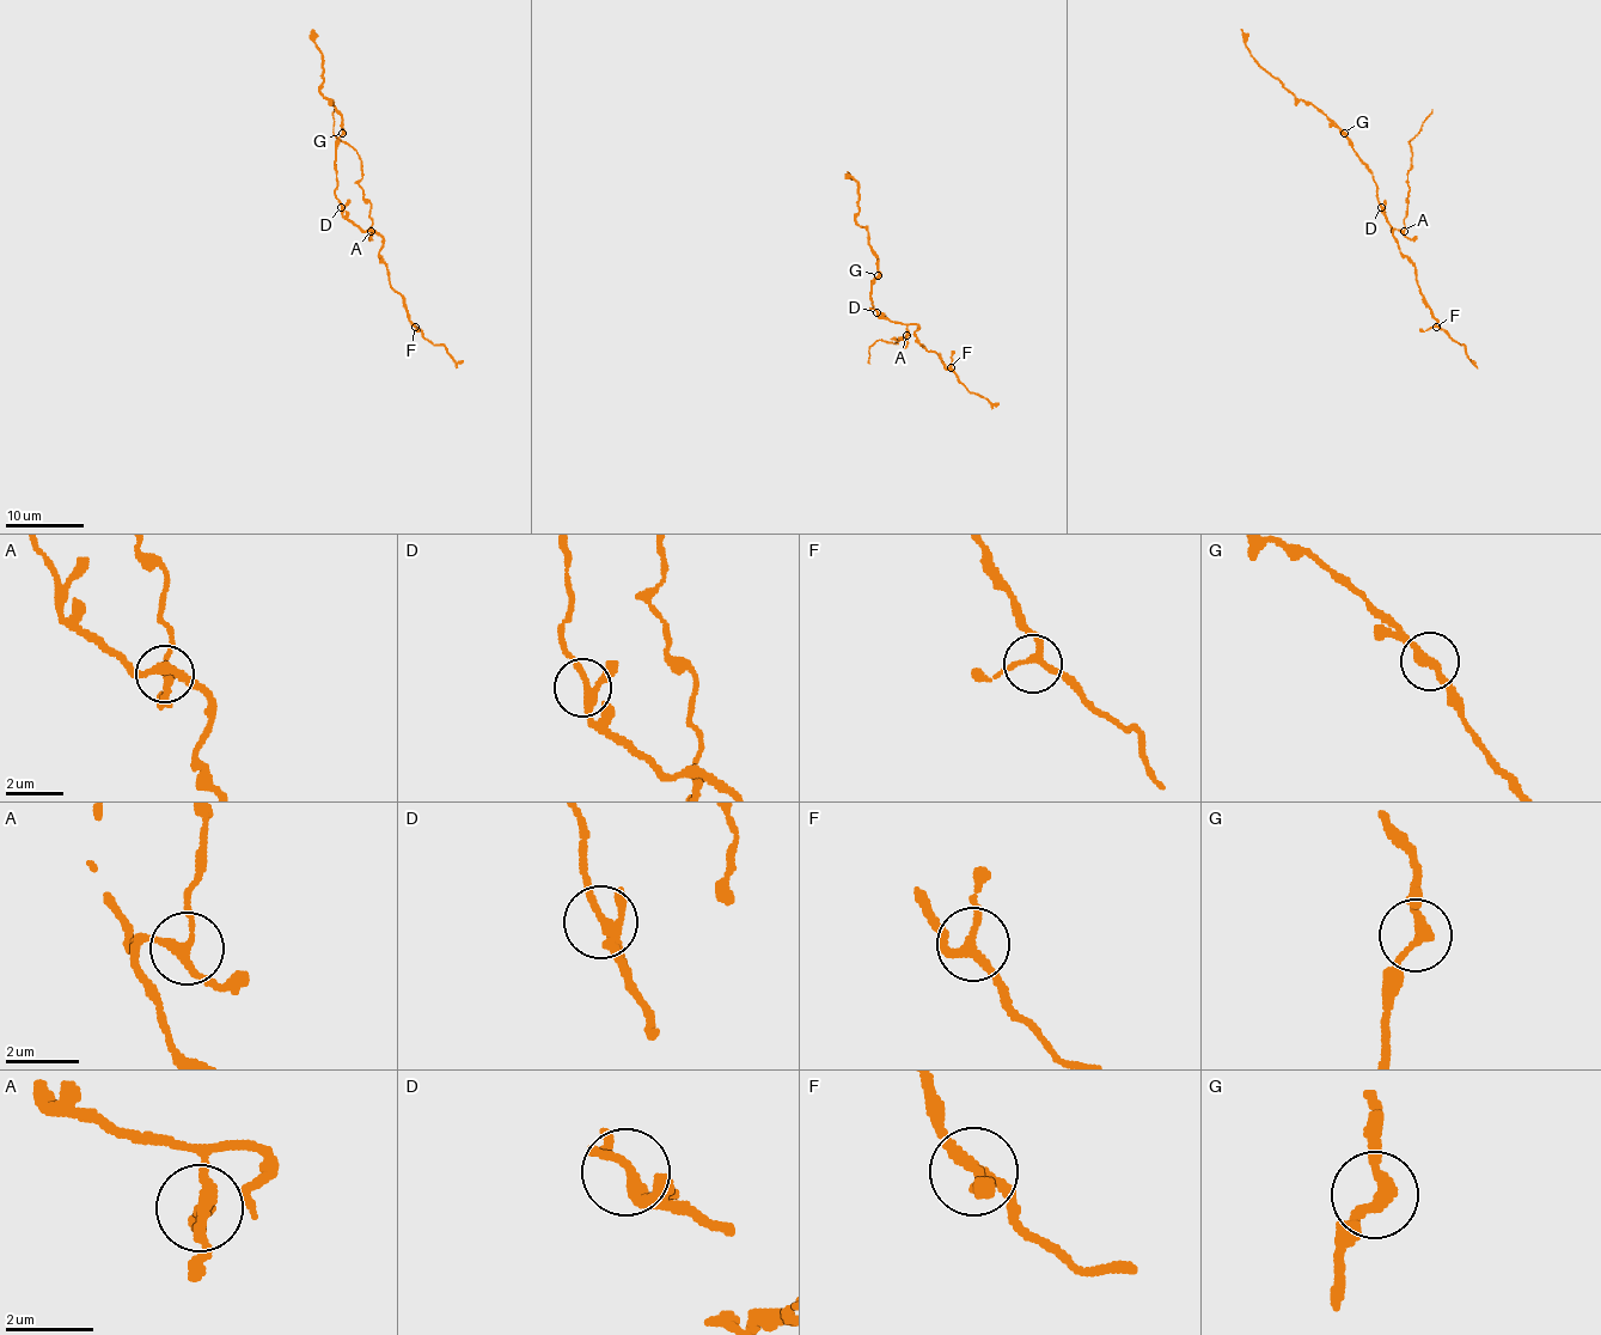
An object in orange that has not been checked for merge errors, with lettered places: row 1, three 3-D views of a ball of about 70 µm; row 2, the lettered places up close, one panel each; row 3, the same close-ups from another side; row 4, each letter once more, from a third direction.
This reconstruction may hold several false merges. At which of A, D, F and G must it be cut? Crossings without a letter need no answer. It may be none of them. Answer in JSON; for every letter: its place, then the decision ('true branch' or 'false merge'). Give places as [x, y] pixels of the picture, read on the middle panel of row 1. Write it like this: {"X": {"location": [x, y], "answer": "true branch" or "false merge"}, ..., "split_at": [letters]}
{"A": {"location": [906, 335], "answer": "false merge"}, "D": {"location": [877, 312], "answer": "true branch"}, "F": {"location": [951, 367], "answer": "true branch"}, "G": {"location": [878, 275], "answer": "true branch"}, "split_at": ["A"]}

